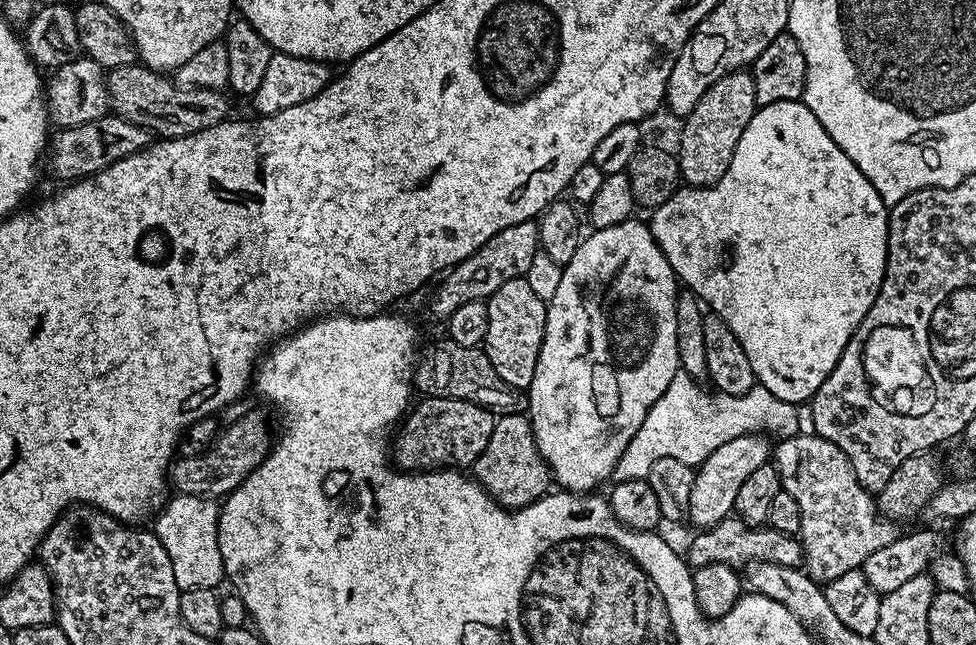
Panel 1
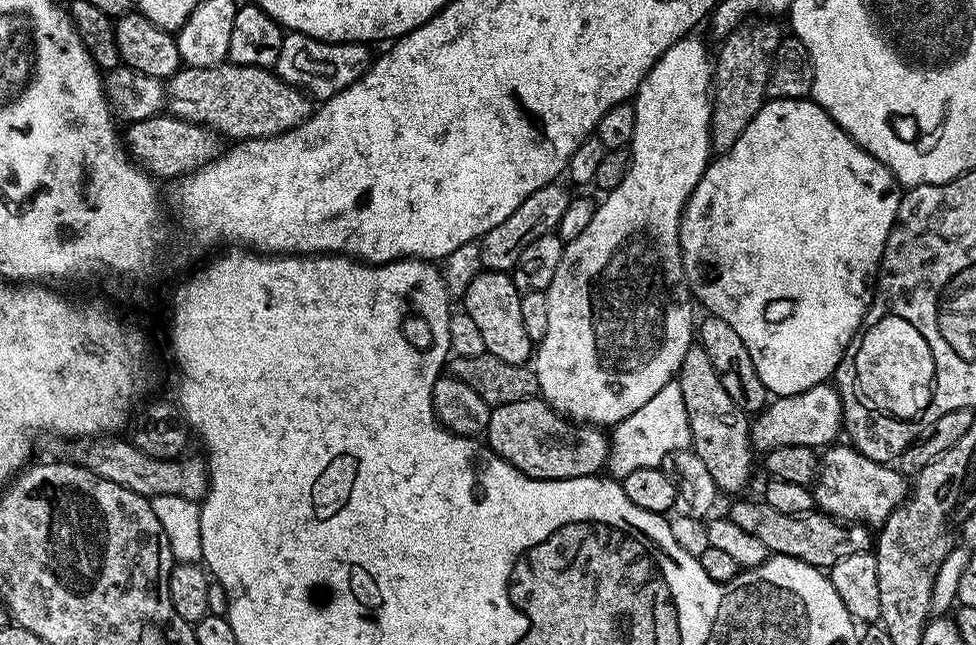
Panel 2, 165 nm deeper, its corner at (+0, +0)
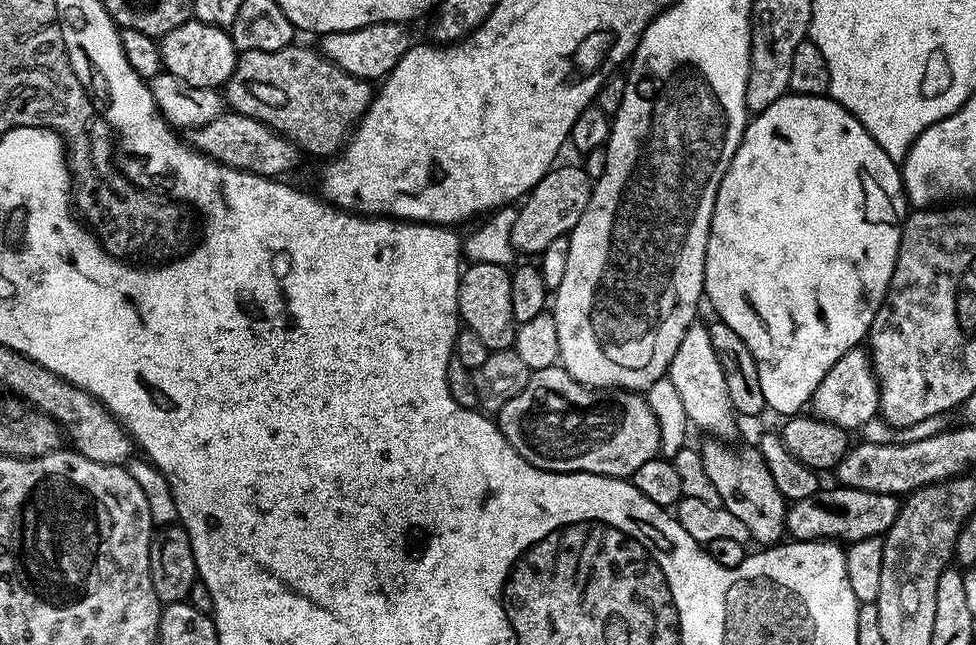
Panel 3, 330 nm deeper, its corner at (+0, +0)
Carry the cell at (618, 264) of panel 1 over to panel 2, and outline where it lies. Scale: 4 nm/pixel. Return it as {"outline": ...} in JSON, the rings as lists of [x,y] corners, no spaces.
{"outline":[[[689,34],[674,46],[670,46],[670,50],[666,50],[666,54],[662,54],[654,62],[648,77],[640,84],[640,89],[634,97],[634,134],[630,143],[630,159],[626,174],[622,182],[618,182],[618,186],[614,186],[605,195],[608,197],[596,204],[596,212],[586,230],[582,231],[578,238],[565,243],[562,266],[558,266],[558,274],[554,276],[554,282],[547,291],[550,302],[550,323],[546,326],[546,338],[539,340],[535,349],[534,371],[540,387],[539,395],[555,412],[573,422],[583,422],[588,426],[621,424],[623,420],[630,418],[630,414],[634,414],[634,410],[646,406],[646,402],[650,402],[650,398],[654,398],[654,394],[658,394],[662,386],[672,381],[682,366],[688,348],[694,344],[694,320],[692,324],[694,297],[692,289],[688,286],[688,276],[684,272],[683,252],[680,249],[680,219],[694,186],[698,186],[702,174],[708,169],[714,156],[711,140],[714,60],[711,55],[708,57],[707,46],[694,37],[695,35]]]}

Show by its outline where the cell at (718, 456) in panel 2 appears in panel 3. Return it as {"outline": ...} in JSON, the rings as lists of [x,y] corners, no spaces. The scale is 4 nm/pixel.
{"outline":[[[710,438],[699,447],[704,472],[713,483],[721,498],[721,507],[745,523],[749,537],[760,546],[778,544],[787,531],[787,500],[774,484],[774,478],[766,470],[759,449],[746,448],[740,452],[730,450],[727,443]]]}

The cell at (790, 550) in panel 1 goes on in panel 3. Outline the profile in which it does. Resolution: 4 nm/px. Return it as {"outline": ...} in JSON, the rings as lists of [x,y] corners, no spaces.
{"outline":[[[821,487],[810,498],[802,498],[787,505],[785,526],[787,535],[798,540],[834,540],[851,542],[862,538],[883,537],[894,526],[902,503],[899,495],[890,492],[871,492],[857,488]]]}

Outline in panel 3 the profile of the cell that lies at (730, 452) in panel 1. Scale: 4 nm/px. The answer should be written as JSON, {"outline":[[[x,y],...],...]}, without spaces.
{"outline":[[[863,347],[851,348],[826,374],[810,401],[811,411],[826,422],[834,422],[840,428],[855,430],[872,419],[880,410],[880,384],[872,370],[872,357]]]}

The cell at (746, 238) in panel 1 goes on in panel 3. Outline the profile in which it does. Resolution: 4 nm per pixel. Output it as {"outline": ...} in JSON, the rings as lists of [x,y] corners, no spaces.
{"outline":[[[787,94],[778,98],[766,110],[755,113],[744,127],[744,137],[718,186],[718,198],[714,198],[714,214],[710,222],[710,238],[706,242],[706,270],[704,271],[704,296],[717,312],[719,323],[730,326],[750,350],[758,366],[758,382],[762,382],[762,398],[769,409],[787,418],[805,411],[818,386],[826,378],[830,366],[842,358],[851,348],[859,348],[872,331],[872,323],[878,310],[884,305],[884,295],[894,274],[894,266],[900,249],[900,230],[910,211],[904,195],[904,182],[897,161],[891,160],[874,142],[874,138],[831,96],[798,96]]]}

